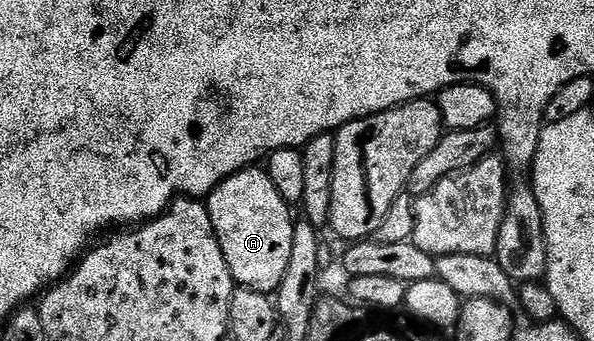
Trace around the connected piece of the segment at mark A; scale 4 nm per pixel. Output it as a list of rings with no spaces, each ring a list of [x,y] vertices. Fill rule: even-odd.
[[[252,165],[233,173],[221,181],[206,196],[207,212],[213,221],[225,265],[240,288],[259,291],[263,295],[275,293],[289,263],[293,248],[296,220],[291,219],[292,208],[277,193],[277,185],[269,181],[266,170]]]

